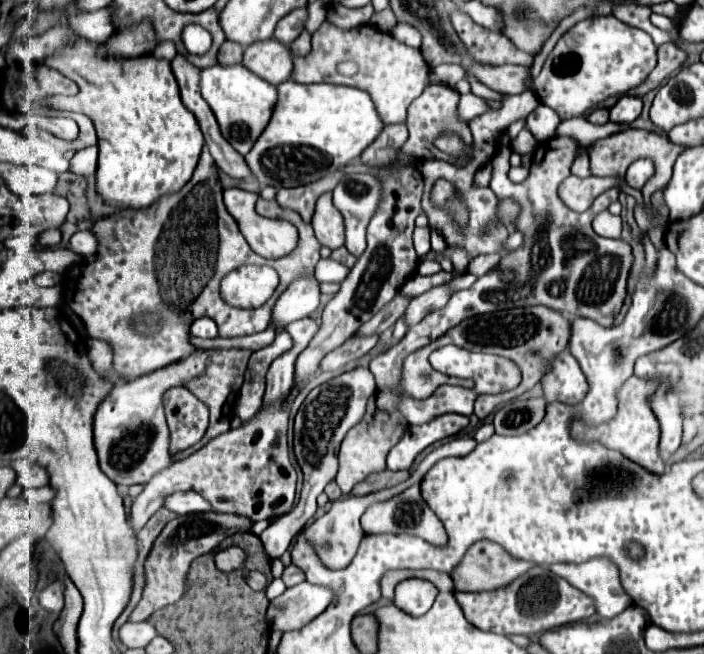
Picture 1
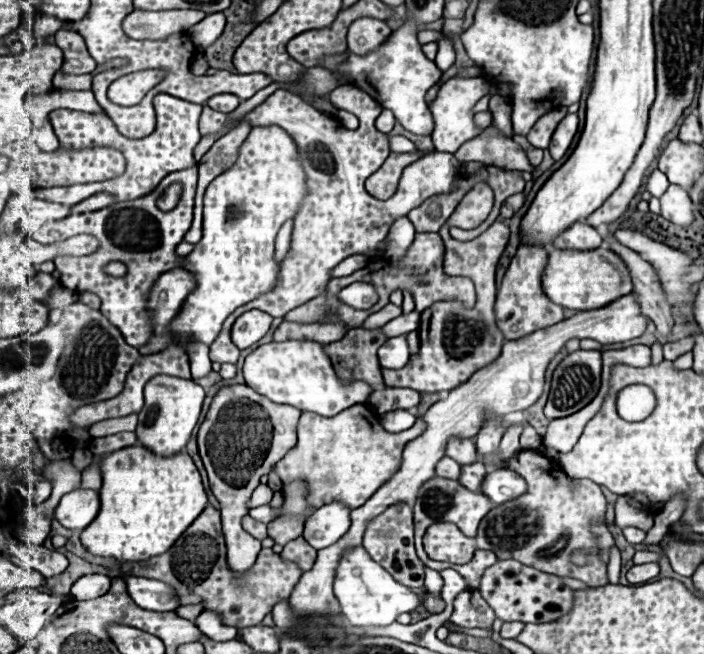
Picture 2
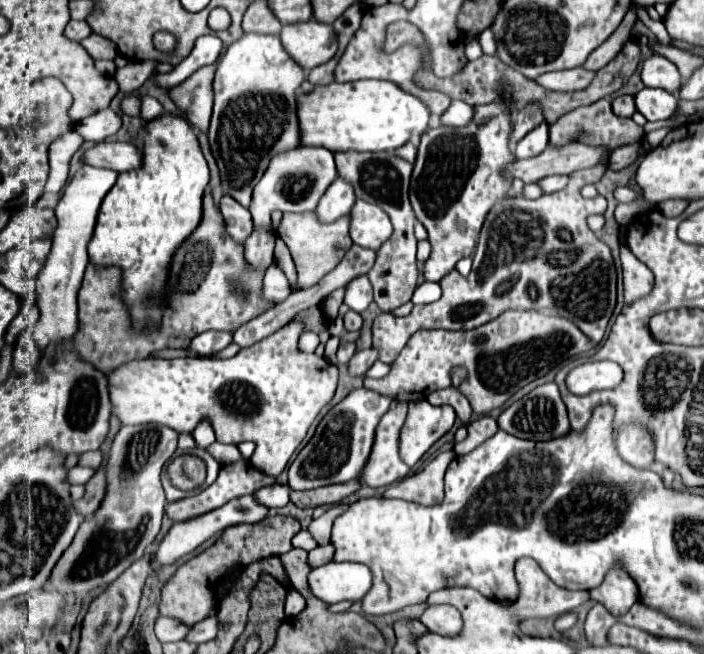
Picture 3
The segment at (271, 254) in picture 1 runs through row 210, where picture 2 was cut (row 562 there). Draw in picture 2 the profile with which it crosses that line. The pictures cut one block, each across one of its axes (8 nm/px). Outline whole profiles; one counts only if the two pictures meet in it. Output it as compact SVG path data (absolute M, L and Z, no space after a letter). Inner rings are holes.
M230 384L218 390L206 420L198 430L200 456L210 478L210 488L220 502L228 562L236 572L252 568L260 552L260 542L242 530L242 518L250 510L246 502L250 502L250 494L258 488L260 478L268 474L288 450L294 448L300 414L302 412L294 406L278 406L276 402L262 398L262 394L250 390L246 384Z

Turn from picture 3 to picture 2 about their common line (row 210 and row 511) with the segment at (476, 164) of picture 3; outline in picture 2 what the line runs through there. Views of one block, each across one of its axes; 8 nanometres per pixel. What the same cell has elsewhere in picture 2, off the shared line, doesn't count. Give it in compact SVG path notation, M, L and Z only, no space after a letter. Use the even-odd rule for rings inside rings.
M432 478L428 480L418 494L418 500L414 504L414 524L416 524L416 552L418 558L434 570L444 570L446 566L450 566L448 562L436 562L436 560L424 560L424 548L422 548L422 534L424 530L432 524L432 522L454 522L458 528L462 528L462 532L466 536L474 536L478 530L480 520L492 510L492 502L482 496L482 494L474 494L470 490L466 490L460 482L456 480L446 480L446 478Z

